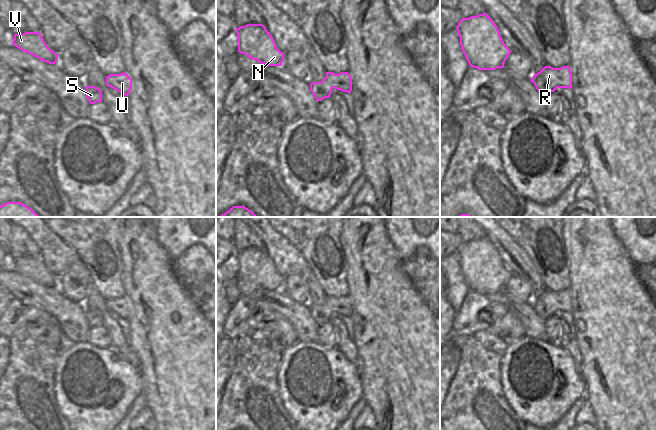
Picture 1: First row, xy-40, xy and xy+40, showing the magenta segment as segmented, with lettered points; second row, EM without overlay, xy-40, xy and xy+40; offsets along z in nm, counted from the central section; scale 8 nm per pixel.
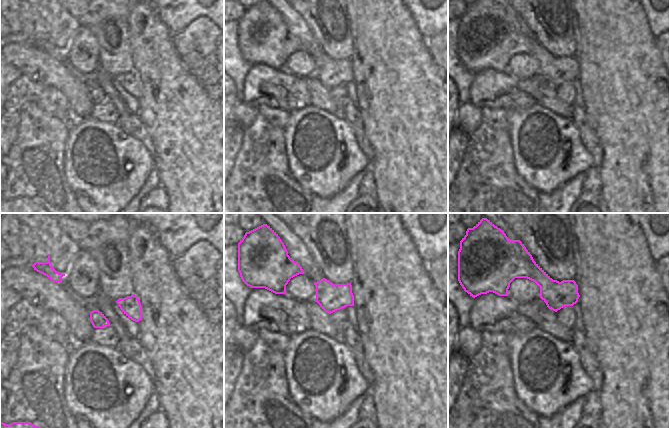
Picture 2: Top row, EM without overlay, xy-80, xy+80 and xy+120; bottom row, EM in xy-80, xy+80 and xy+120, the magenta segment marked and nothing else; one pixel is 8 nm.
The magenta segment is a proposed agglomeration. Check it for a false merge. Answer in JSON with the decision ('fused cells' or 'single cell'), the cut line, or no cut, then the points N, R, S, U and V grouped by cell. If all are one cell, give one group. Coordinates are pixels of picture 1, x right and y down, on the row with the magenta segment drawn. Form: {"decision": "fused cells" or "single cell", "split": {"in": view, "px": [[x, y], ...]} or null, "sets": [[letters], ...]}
{"decision": "single cell", "split": null, "sets": [["N", "R", "S", "U", "V"]]}

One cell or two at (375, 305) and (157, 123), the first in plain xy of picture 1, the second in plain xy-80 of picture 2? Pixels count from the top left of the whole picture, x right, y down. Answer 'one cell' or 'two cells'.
one cell

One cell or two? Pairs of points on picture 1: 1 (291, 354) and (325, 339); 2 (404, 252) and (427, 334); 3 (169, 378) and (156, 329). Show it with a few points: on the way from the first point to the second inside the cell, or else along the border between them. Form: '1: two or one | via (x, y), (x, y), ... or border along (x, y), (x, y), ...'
1: two | border along (316, 341), (327, 347), (335, 348)
2: two | border along (389, 239), (402, 259)
3: one | via (169, 366), (168, 341)

